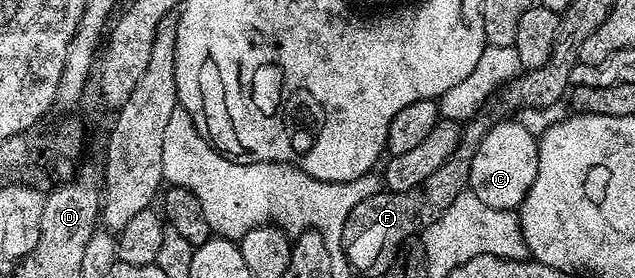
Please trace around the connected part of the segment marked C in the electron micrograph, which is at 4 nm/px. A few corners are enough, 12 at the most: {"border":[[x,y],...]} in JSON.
{"border":[[494,121],[468,193],[517,210],[539,170],[538,135]]}

